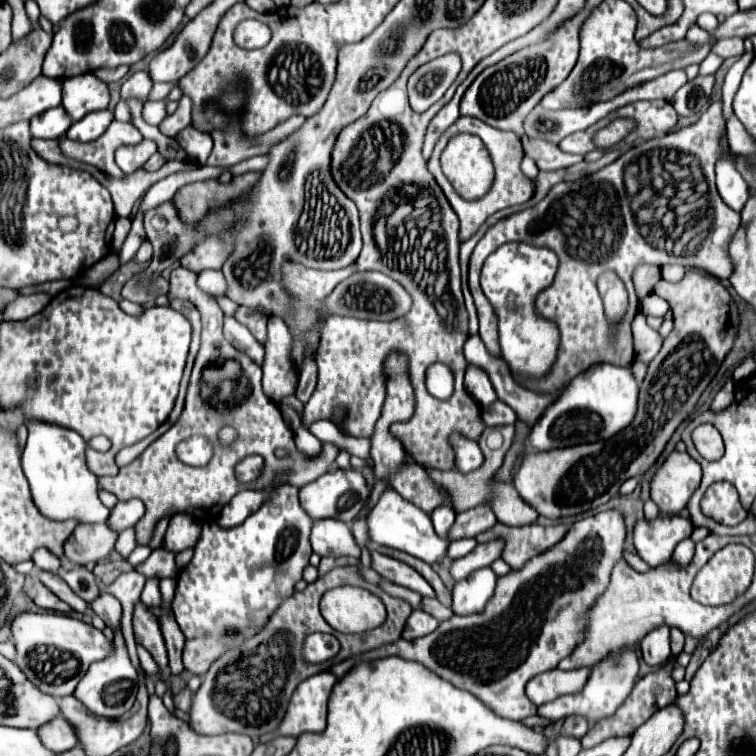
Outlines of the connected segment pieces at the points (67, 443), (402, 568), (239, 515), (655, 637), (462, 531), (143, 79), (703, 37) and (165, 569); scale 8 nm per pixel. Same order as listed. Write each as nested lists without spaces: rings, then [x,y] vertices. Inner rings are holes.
[[[27,420],[29,438],[23,450],[23,472],[29,480],[33,500],[47,518],[75,518],[79,522],[107,522],[111,510],[97,496],[97,476],[87,468],[87,442],[73,430],[43,420]]]
[[[371,552],[371,556],[373,556],[373,568],[385,580],[389,580],[393,584],[399,584],[399,586],[405,586],[409,590],[415,590],[421,596],[429,596],[429,598],[437,596],[435,590],[429,586],[429,582],[417,570],[407,566],[405,562],[399,562],[399,560],[389,558],[385,554],[379,554],[379,552]]]
[[[245,490],[239,492],[223,510],[219,516],[219,526],[235,526],[239,522],[243,522],[243,518],[247,518],[247,514],[253,514],[259,508],[259,502],[263,502],[263,498],[267,498],[271,490],[263,490],[263,492],[253,492],[253,490]]]
[[[667,624],[653,628],[643,640],[641,640],[641,652],[643,660],[649,666],[661,666],[671,658],[671,628]]]
[[[477,506],[471,510],[465,510],[457,514],[455,526],[451,528],[451,540],[457,538],[475,538],[487,530],[491,530],[497,524],[497,518],[493,510],[487,510],[487,506]]]
[[[135,72],[131,74],[123,86],[121,86],[121,98],[127,100],[127,98],[141,98],[141,100],[147,100],[149,96],[149,90],[151,90],[151,78],[147,72]]]
[[[697,24],[695,26],[691,26],[691,30],[687,32],[687,42],[691,44],[693,42],[693,46],[709,46],[709,42],[711,42],[711,34],[709,32],[705,32],[703,28],[699,28]]]
[[[157,548],[135,570],[143,572],[147,578],[151,578],[151,576],[157,576],[157,578],[175,578],[175,574],[177,574],[175,554],[169,552],[169,550],[165,550],[165,548]]]

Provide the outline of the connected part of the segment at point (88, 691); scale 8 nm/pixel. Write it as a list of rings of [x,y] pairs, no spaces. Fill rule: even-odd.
[[[120,629],[114,630],[113,642],[114,650],[111,658],[103,658],[99,662],[93,662],[89,674],[85,674],[85,678],[79,682],[79,686],[75,690],[75,696],[79,700],[83,700],[83,704],[93,714],[99,714],[99,716],[105,716],[105,718],[119,718],[121,714],[131,710],[135,696],[137,696],[137,690],[139,690],[139,674],[129,660],[127,646],[125,646],[125,640],[123,640]]]

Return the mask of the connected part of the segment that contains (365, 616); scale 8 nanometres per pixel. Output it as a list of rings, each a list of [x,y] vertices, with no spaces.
[[[339,586],[323,594],[321,614],[333,630],[345,634],[373,630],[387,618],[385,604],[369,590],[357,586]]]

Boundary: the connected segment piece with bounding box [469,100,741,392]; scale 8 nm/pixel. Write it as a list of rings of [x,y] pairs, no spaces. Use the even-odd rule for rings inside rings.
[[[653,100],[628,104],[600,120],[597,126],[589,126],[583,132],[567,136],[560,142],[560,149],[573,154],[591,152],[595,148],[595,132],[605,128],[614,117],[629,118],[635,122],[635,128],[619,142],[619,146],[647,140],[635,146],[633,154],[625,154],[621,158],[621,180],[619,166],[611,164],[607,166],[607,172],[603,168],[593,176],[581,178],[577,182],[559,182],[539,204],[515,212],[493,224],[471,254],[469,288],[479,314],[479,336],[489,353],[497,357],[501,357],[497,316],[479,286],[481,266],[485,258],[505,242],[531,242],[535,246],[547,246],[559,254],[559,270],[555,282],[537,298],[537,312],[543,318],[553,320],[561,330],[559,358],[555,362],[555,374],[551,374],[551,378],[529,378],[520,383],[529,390],[557,390],[597,362],[609,362],[615,366],[629,366],[633,362],[631,322],[637,314],[639,302],[633,290],[631,274],[637,264],[651,262],[657,266],[695,266],[721,280],[729,278],[735,268],[729,254],[729,244],[741,226],[741,214],[737,214],[723,200],[719,200],[719,192],[715,186],[715,162],[717,156],[721,156],[719,138],[725,128],[721,102],[713,102],[695,124],[689,124],[671,134],[667,132],[673,130],[677,124],[677,112],[671,102]],[[663,134],[667,136],[659,140],[649,140]],[[665,148],[677,150],[679,156],[689,154],[687,164],[669,168],[653,166],[655,150],[661,152]],[[605,270],[615,270],[629,292],[627,312],[617,322],[617,326],[613,326],[605,316],[605,308],[595,286],[597,276]]]

